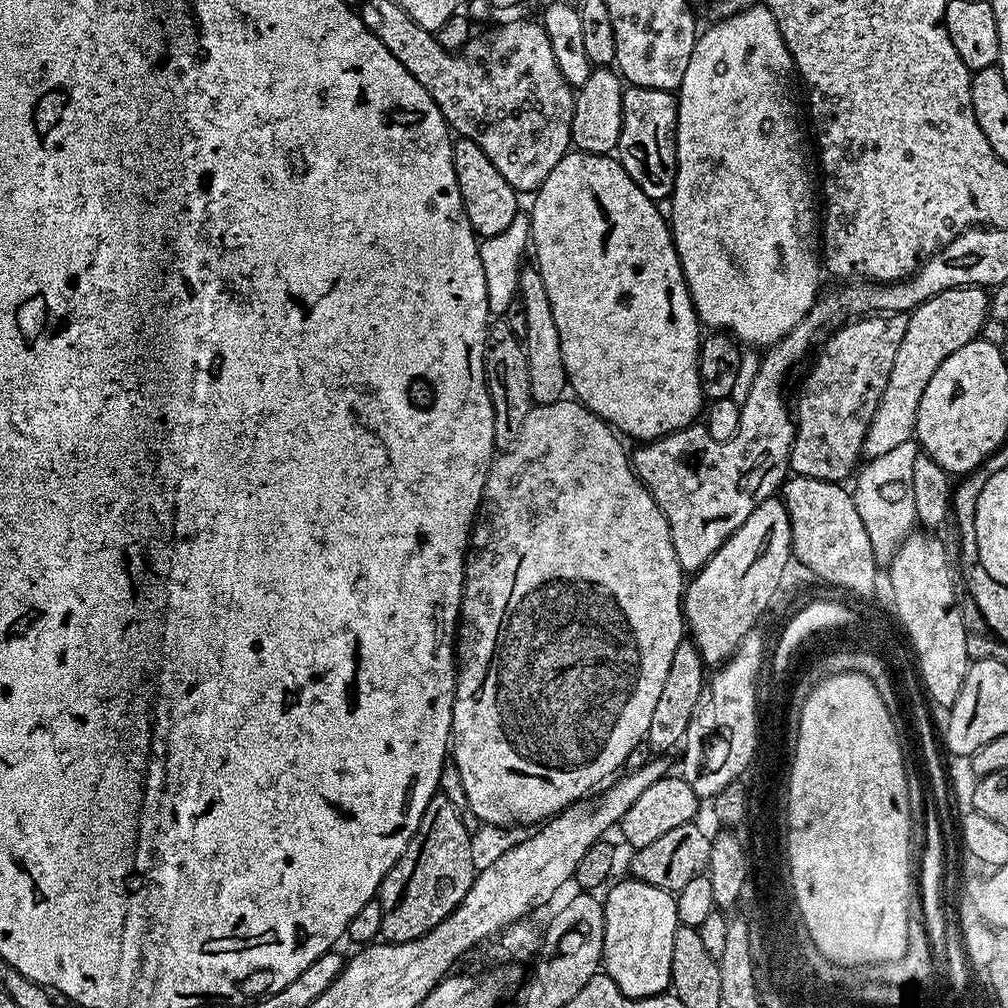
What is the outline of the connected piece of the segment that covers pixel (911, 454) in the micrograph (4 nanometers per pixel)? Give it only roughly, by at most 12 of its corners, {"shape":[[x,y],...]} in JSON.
{"shape":[[907,440],[868,460],[852,501],[877,561],[917,527]]}

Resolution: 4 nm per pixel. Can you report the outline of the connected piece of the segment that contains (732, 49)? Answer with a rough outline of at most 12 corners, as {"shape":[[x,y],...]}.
{"shape":[[699,33],[672,241],[708,330],[776,344],[822,276],[794,65]]}

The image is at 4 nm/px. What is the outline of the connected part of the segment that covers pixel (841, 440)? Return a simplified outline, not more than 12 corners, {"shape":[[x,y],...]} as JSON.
{"shape":[[906,312],[849,319],[794,404],[795,475],[844,482]]}

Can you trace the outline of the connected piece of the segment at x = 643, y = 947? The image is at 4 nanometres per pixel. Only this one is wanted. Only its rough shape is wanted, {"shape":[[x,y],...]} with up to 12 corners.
{"shape":[[635,878],[603,897],[602,968],[622,994],[667,993],[676,898]]}

